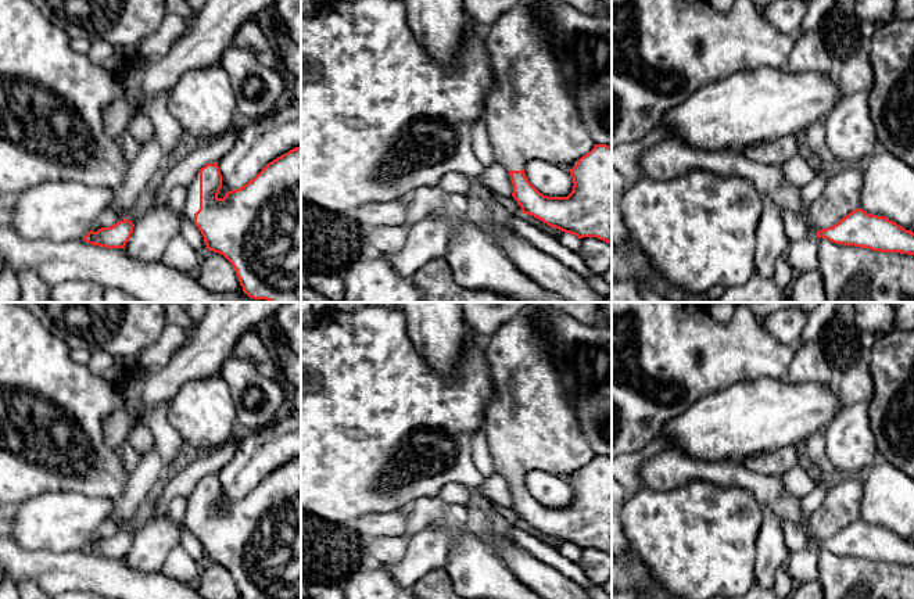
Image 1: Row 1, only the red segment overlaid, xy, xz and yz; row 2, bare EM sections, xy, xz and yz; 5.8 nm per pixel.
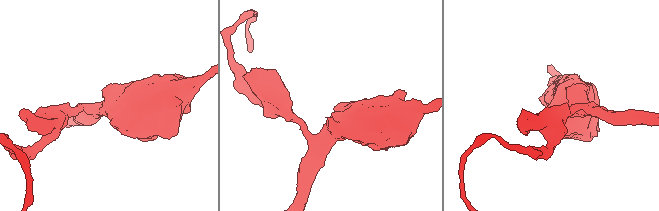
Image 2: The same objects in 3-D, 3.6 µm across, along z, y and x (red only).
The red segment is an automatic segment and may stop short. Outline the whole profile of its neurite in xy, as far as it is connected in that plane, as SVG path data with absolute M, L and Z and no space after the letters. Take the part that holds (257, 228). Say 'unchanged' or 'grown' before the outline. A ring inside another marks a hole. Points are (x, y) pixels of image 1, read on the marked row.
grown | M301 146L277 157L247 184L219 198L222 175L215 164L200 169L186 187L183 216L201 232L207 248L223 255L234 268L244 294L269 302L301 302Z

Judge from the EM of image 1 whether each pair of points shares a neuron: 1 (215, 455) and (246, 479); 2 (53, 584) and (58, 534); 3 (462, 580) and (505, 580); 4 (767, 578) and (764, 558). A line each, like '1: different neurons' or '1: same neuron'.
1: different neurons
2: different neurons
3: same neuron
4: same neuron

